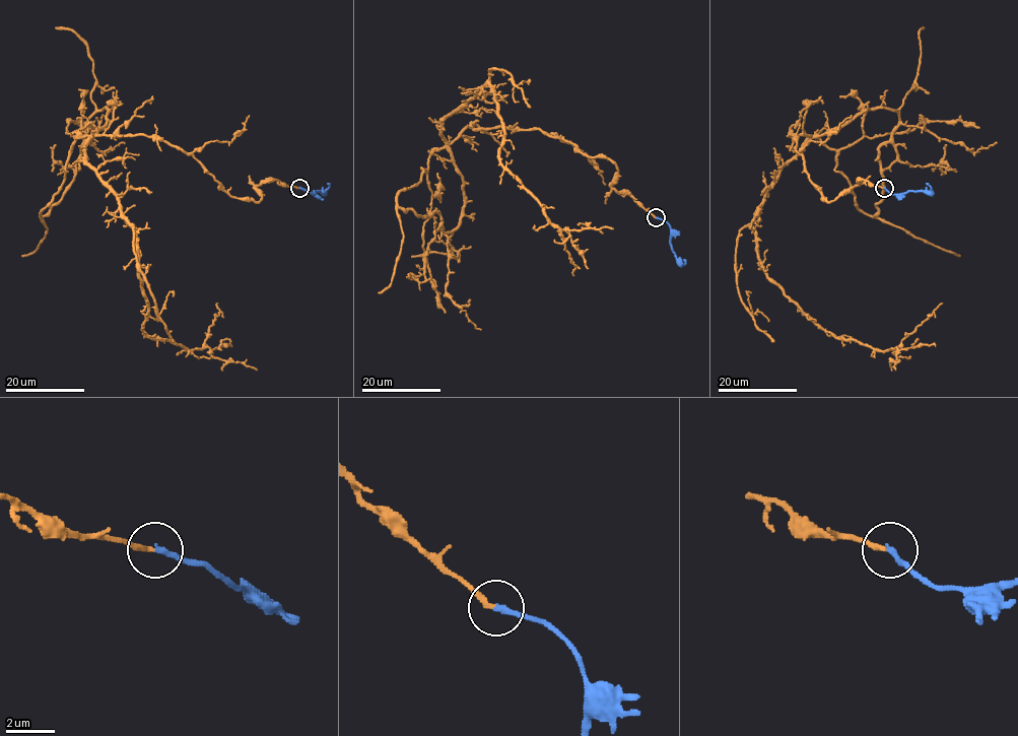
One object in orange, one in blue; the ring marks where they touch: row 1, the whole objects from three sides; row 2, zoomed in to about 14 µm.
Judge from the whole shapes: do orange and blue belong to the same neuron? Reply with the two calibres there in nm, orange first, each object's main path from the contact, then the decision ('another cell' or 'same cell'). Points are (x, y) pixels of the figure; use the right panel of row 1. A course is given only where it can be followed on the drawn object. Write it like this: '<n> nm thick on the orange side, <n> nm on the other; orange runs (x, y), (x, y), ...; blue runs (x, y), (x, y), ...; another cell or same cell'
200 nm thick on the orange side, 240 nm on the other; orange runs (885, 188), (826, 199), (794, 135), (810, 136), (751, 227), (764, 272), (882, 350), (942, 303); blue runs (885, 188), (892, 194), (930, 191), (926, 183); same cell

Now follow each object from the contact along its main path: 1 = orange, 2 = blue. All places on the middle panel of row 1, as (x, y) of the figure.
1: (656, 218), (608, 159), (539, 130), (449, 143), (442, 123), (487, 84), (501, 163), (573, 275)
2: (657, 218), (669, 225), (670, 246), (676, 259), (684, 264), (684, 259)

